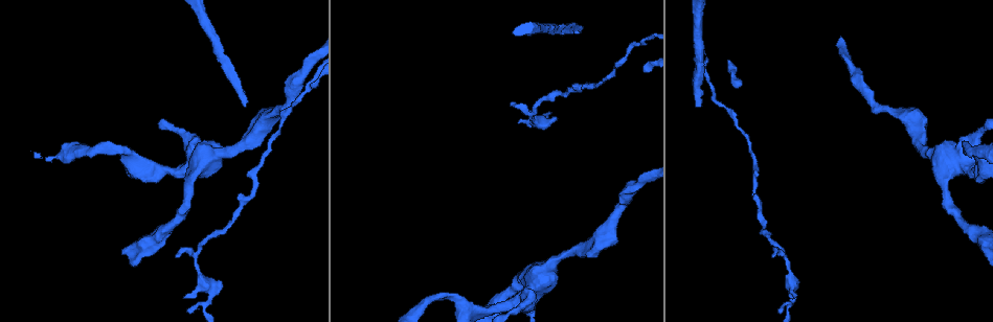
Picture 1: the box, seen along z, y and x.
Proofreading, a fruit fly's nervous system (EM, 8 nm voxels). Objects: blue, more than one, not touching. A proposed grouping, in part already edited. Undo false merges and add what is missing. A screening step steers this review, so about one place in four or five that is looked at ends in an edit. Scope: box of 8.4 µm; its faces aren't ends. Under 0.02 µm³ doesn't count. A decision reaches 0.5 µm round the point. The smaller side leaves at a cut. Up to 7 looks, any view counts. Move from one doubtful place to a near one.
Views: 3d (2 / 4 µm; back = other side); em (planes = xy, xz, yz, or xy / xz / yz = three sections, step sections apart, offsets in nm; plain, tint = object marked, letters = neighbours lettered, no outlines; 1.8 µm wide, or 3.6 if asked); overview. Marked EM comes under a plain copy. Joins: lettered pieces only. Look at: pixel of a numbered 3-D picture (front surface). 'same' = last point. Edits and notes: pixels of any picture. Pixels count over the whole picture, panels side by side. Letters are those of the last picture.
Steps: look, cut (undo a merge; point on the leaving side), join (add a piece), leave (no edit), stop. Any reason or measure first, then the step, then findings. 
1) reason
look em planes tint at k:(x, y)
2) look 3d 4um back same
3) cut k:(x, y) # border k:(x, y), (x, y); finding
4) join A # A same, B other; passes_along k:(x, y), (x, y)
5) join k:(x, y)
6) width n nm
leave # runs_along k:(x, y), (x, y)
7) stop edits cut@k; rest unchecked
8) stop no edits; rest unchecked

tapers out
look 3d 2um at 1:(184, 298)

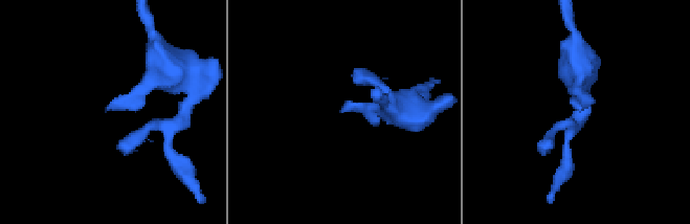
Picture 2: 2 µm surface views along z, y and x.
need the tissue
look em planes letters at 2:(341, 110)

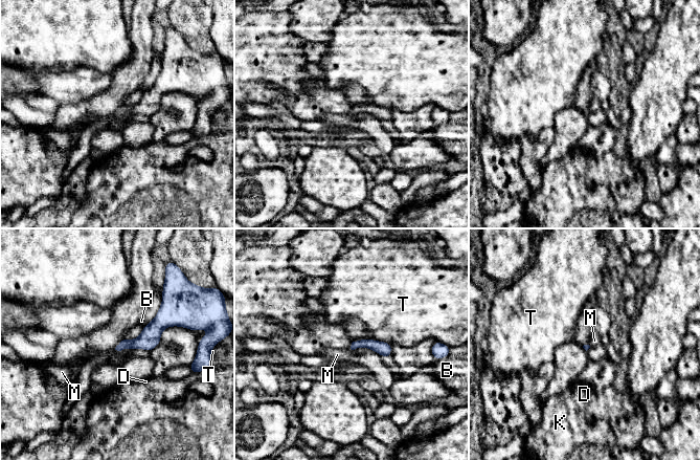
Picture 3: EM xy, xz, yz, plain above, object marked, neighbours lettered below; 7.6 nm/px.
leave # B other, D other, K other, M other, T other; border 3:(162, 294), (156, 315), (148, 323); none of them fits

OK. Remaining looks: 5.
calibre changes
look em xy step 16 tint at 1:(194, 170)

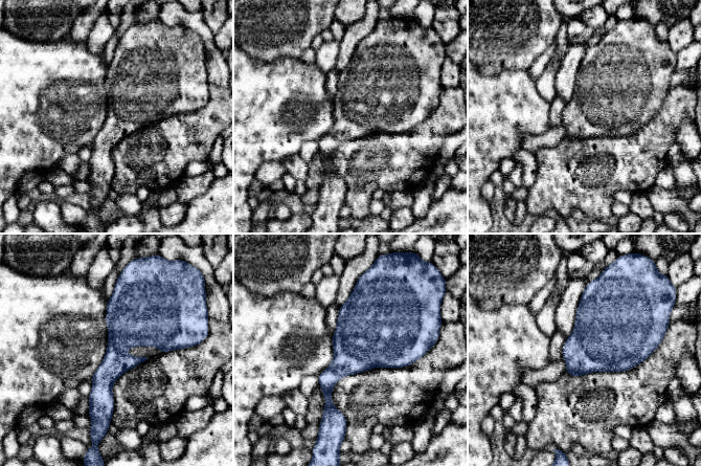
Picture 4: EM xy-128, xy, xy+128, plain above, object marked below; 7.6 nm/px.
look em xy step 16 letters same

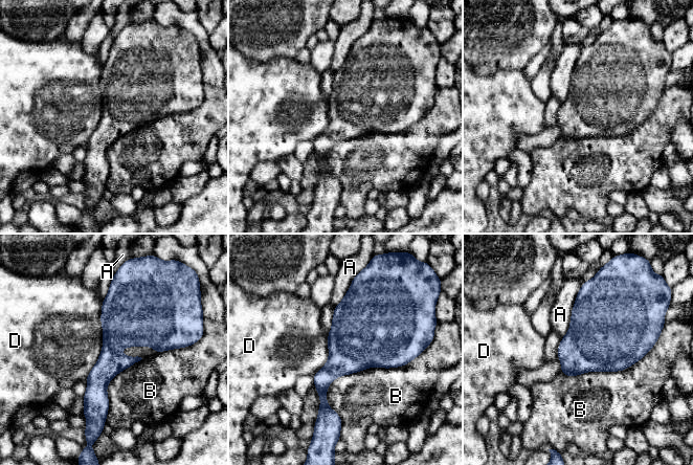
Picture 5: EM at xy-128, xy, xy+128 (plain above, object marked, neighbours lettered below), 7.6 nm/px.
leave # A other, B other, D other; border 5:(103, 301), (102, 350), (84, 380); all the same cell

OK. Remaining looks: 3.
a narrow waist
look 3d 4um at 1:(110, 151)

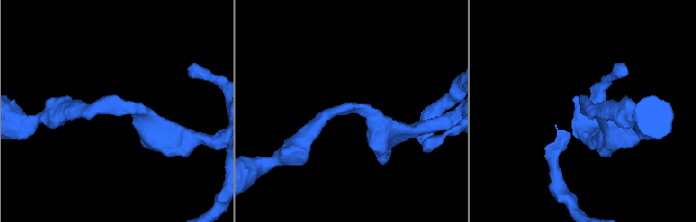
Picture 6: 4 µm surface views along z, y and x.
look em yz step 8 tint at 6:(350, 109)

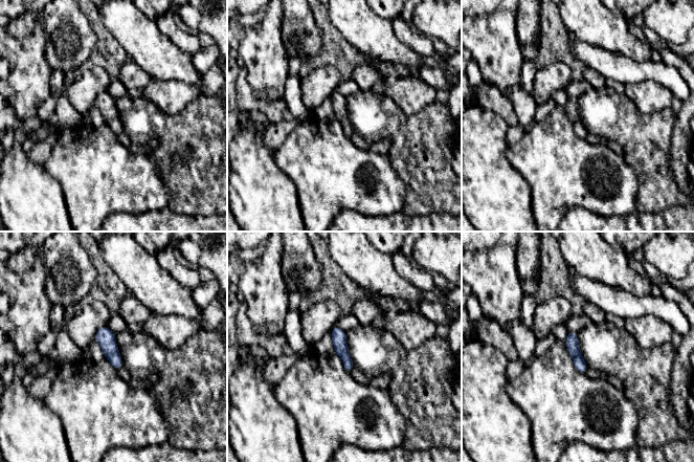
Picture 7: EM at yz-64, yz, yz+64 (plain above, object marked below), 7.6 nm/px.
cut it another way
look em planes letters same

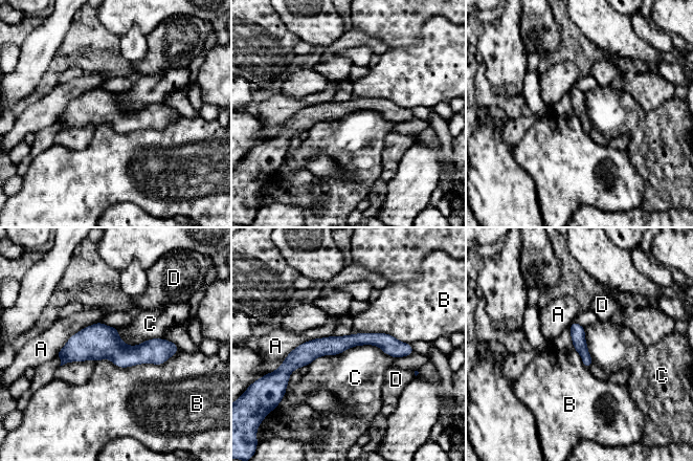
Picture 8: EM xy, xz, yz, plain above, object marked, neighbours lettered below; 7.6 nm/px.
width 110 nm
leave # A other, B other, C other, D other; border 8:(394, 357), (356, 345), (308, 365); one cell here

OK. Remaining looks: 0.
stop no edits; rest unchecked

